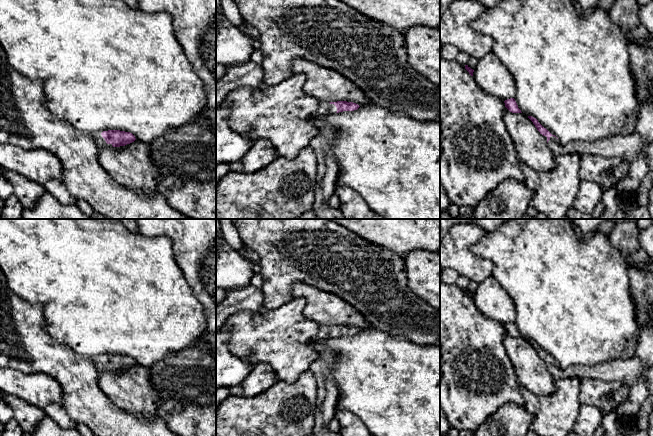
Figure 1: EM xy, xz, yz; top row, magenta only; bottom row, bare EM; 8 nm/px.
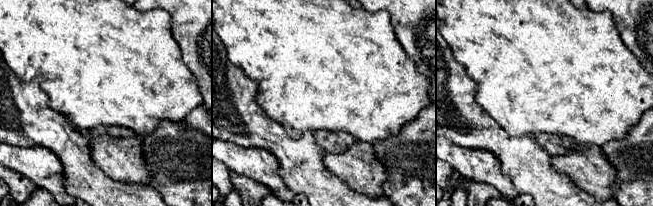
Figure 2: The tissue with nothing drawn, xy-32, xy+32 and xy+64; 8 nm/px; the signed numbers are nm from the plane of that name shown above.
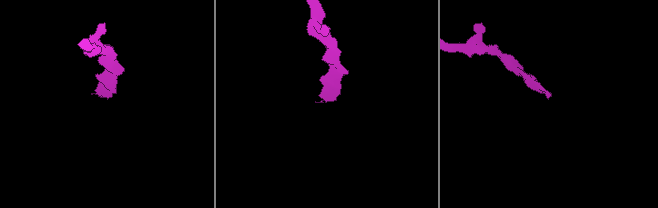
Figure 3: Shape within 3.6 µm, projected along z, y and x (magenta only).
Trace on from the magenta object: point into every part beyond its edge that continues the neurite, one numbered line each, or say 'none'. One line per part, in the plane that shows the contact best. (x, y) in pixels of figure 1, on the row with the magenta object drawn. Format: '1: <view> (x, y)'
1: xy (100, 141)

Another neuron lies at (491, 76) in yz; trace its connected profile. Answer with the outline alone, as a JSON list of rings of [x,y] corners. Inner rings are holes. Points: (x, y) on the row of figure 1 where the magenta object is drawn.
[[[492,51],[479,59],[473,78],[481,90],[503,101],[515,97],[514,78]]]

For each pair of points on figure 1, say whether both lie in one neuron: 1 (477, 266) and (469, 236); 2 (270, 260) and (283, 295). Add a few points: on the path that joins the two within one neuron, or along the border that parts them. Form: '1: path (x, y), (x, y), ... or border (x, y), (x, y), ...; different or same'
1: path (470, 259), (466, 255), (466, 243); same
2: path (277, 269), (277, 286); same

